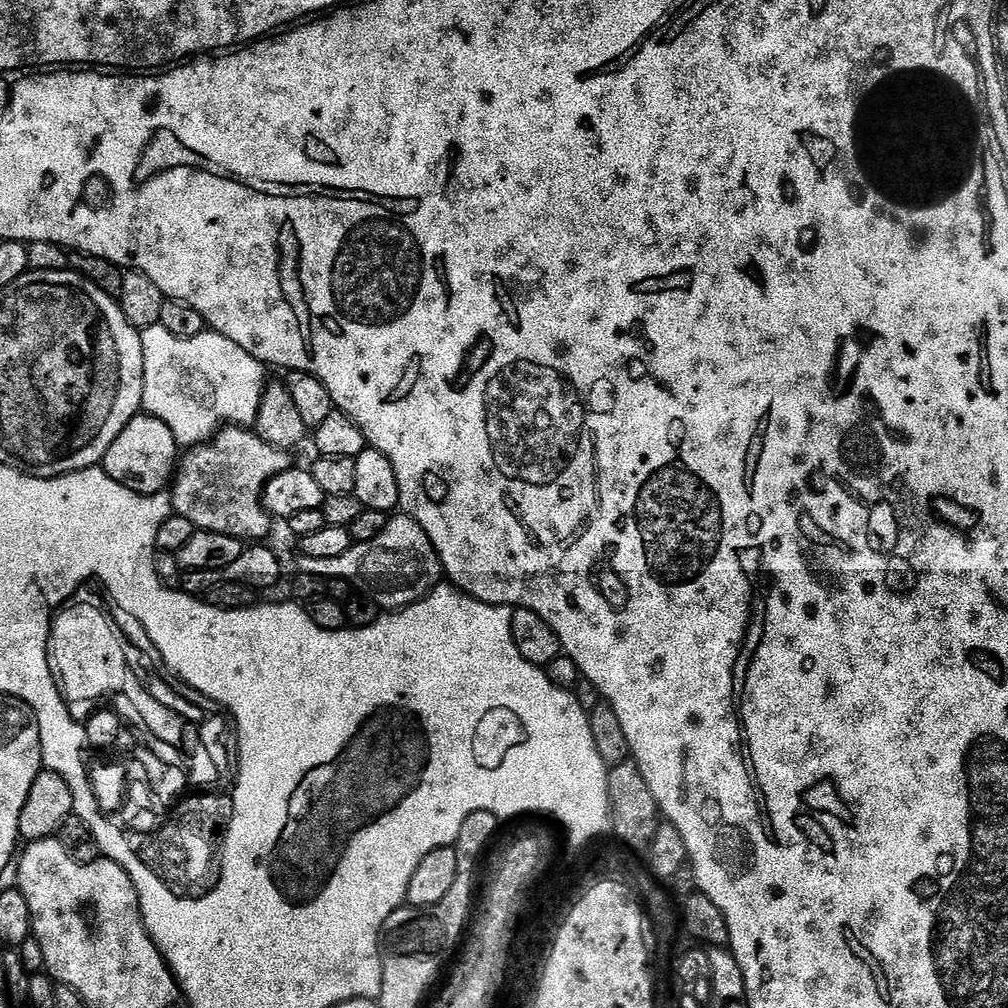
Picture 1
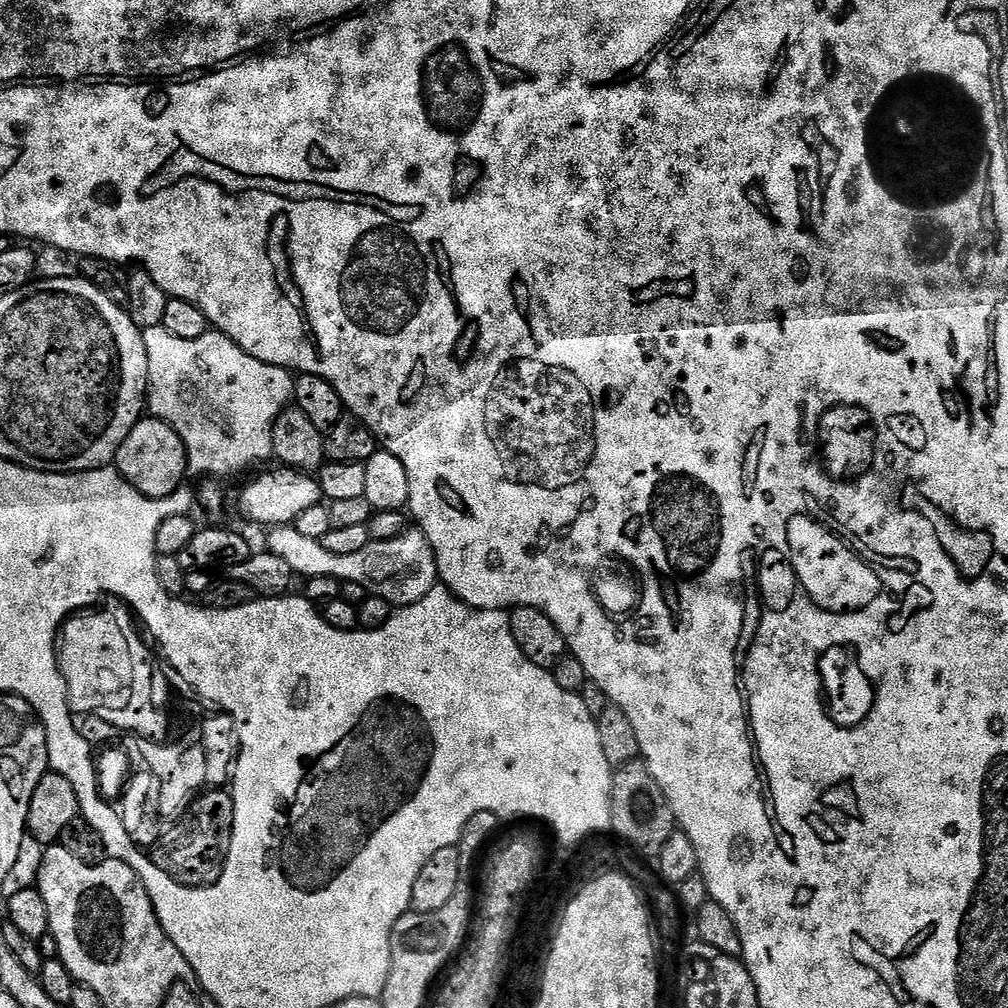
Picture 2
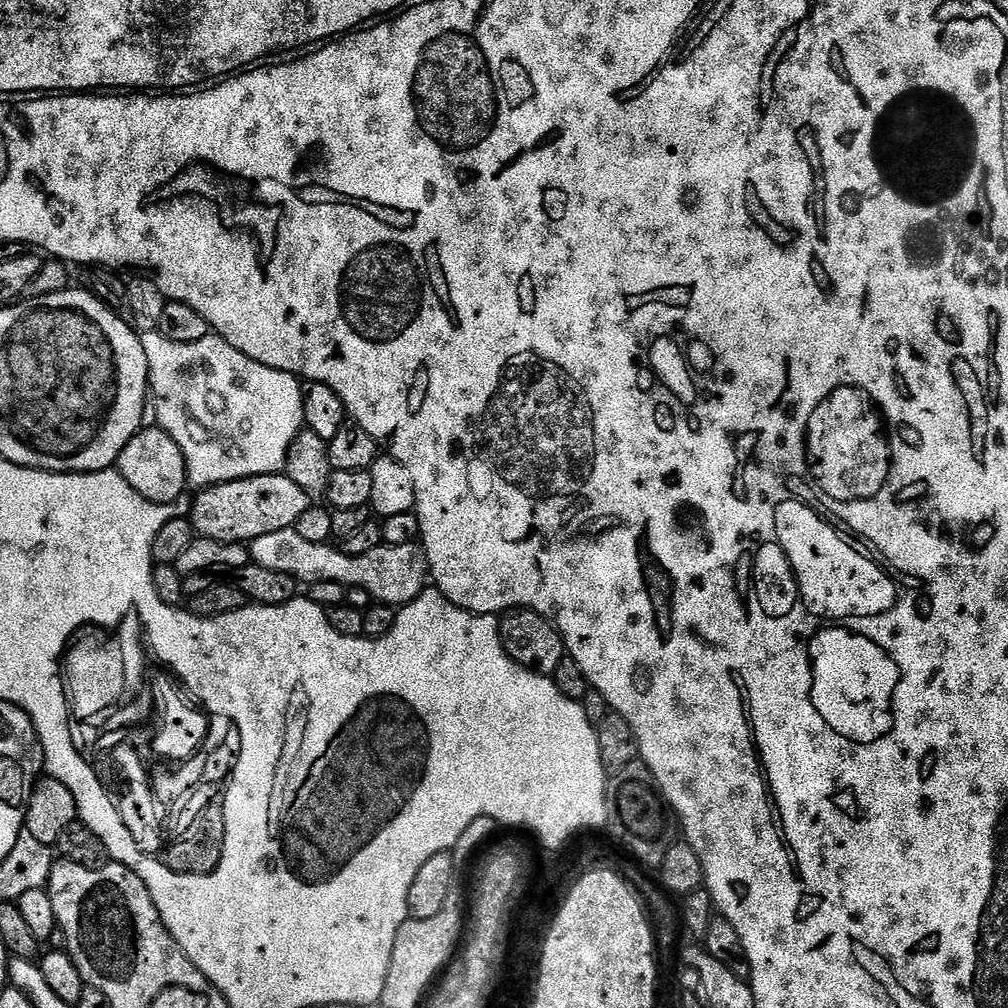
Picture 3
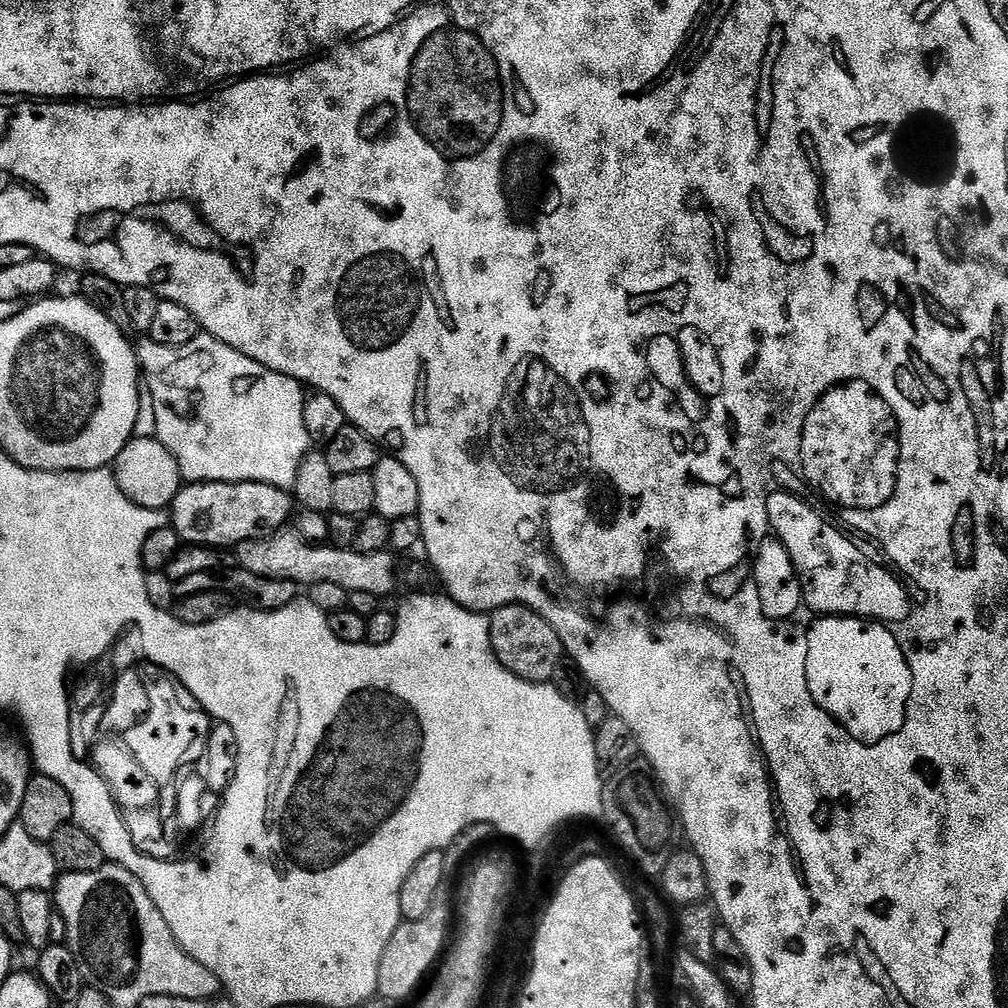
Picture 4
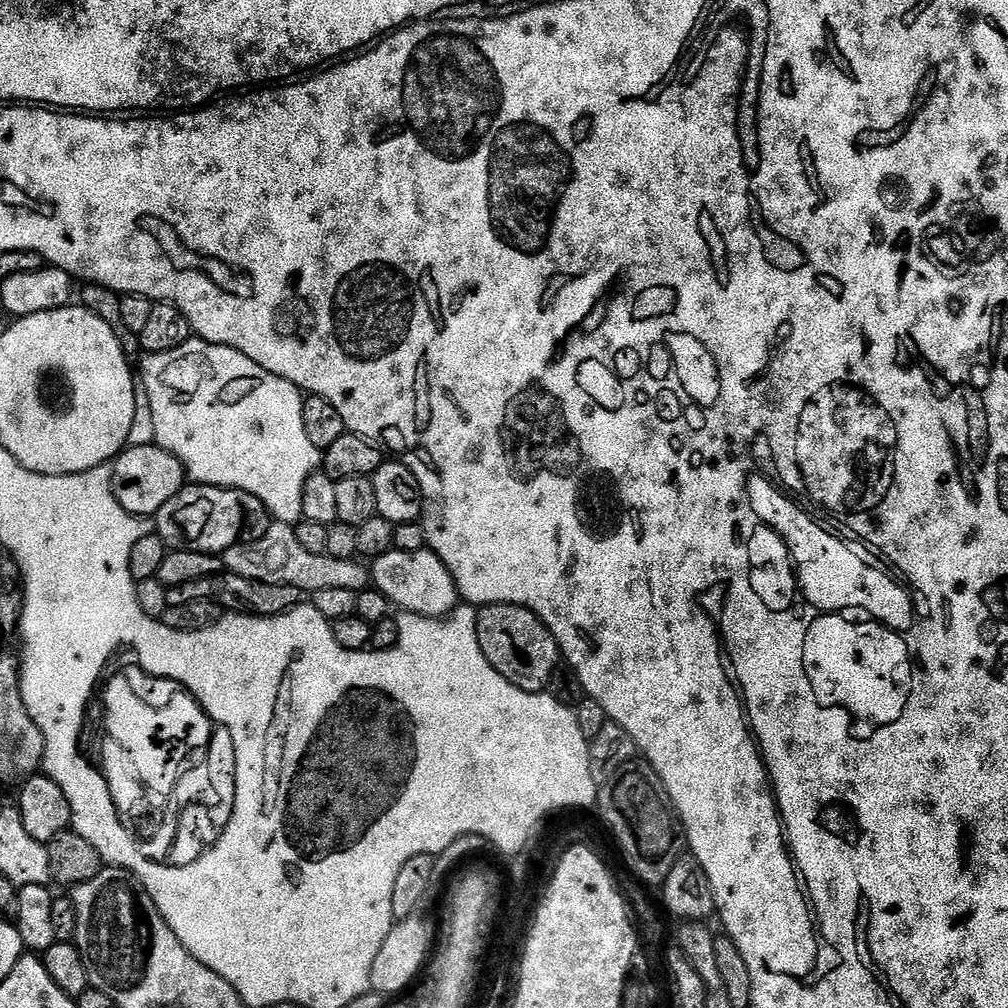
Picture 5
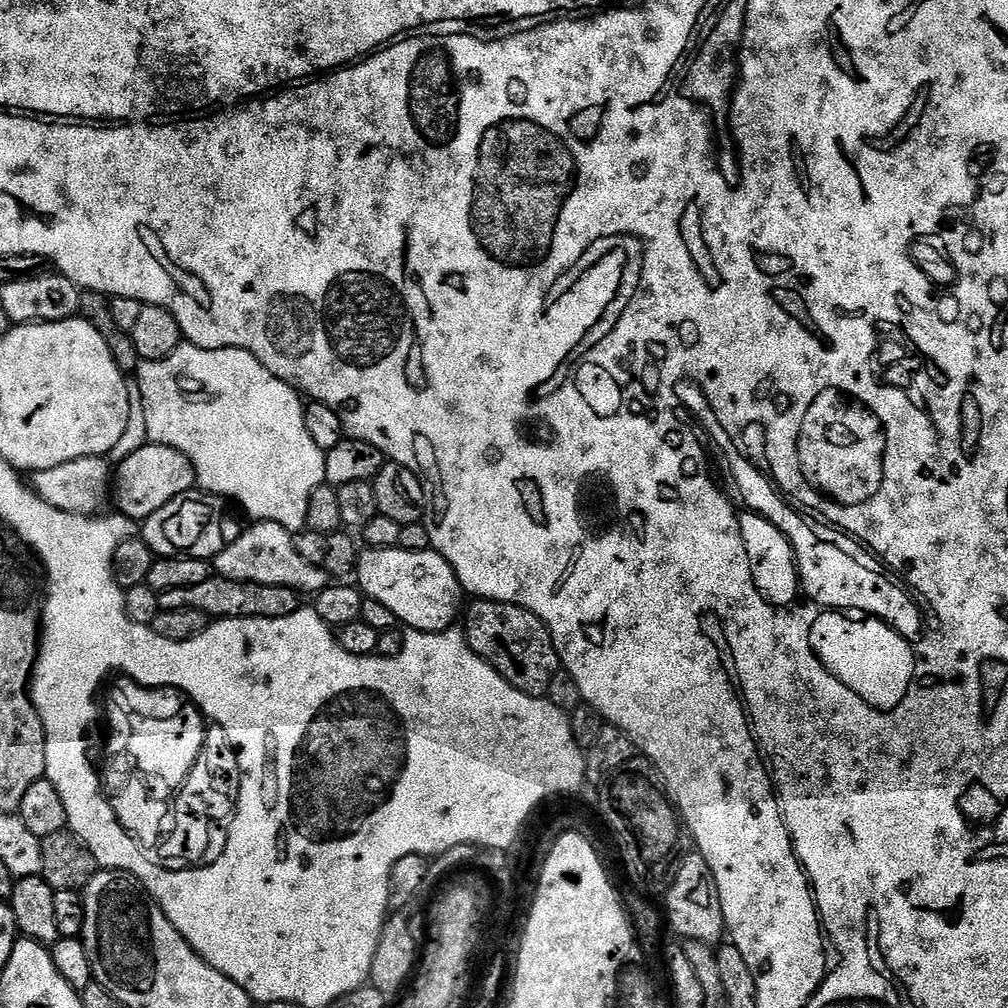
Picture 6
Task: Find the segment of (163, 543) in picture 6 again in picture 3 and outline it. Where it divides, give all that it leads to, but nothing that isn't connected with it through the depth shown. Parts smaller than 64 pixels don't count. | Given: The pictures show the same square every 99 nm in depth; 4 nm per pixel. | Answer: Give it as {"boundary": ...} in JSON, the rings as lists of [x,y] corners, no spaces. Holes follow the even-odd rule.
{"boundary":[[[287,474],[242,477],[210,485],[195,495],[192,508],[190,504],[193,533],[206,540],[227,544],[248,544],[254,538],[262,538],[262,534],[295,528],[298,518],[310,507],[306,490],[302,490],[302,486],[295,484]]]}

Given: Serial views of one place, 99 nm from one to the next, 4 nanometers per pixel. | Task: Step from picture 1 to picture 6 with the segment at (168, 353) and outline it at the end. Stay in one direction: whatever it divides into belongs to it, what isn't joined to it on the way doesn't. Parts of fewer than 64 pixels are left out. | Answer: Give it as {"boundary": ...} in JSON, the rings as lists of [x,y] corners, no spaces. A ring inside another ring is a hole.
{"boundary":[[[187,342],[181,343],[180,348],[174,350],[174,354],[170,354],[161,360],[141,360],[139,368],[134,373],[134,379],[136,379],[137,386],[140,387],[138,404],[139,407],[140,404],[142,406],[142,416],[148,434],[147,439],[151,443],[170,446],[172,449],[186,454],[195,467],[197,487],[201,491],[214,493],[228,500],[231,500],[231,498],[238,500],[252,516],[251,519],[258,522],[262,520],[274,521],[293,534],[303,531],[307,527],[310,496],[320,484],[325,483],[325,452],[315,445],[306,429],[304,402],[295,389],[282,382],[281,379],[275,378],[274,374],[270,374],[270,370],[266,370],[254,358],[254,354],[250,354],[246,350],[241,348],[202,350]]]}

